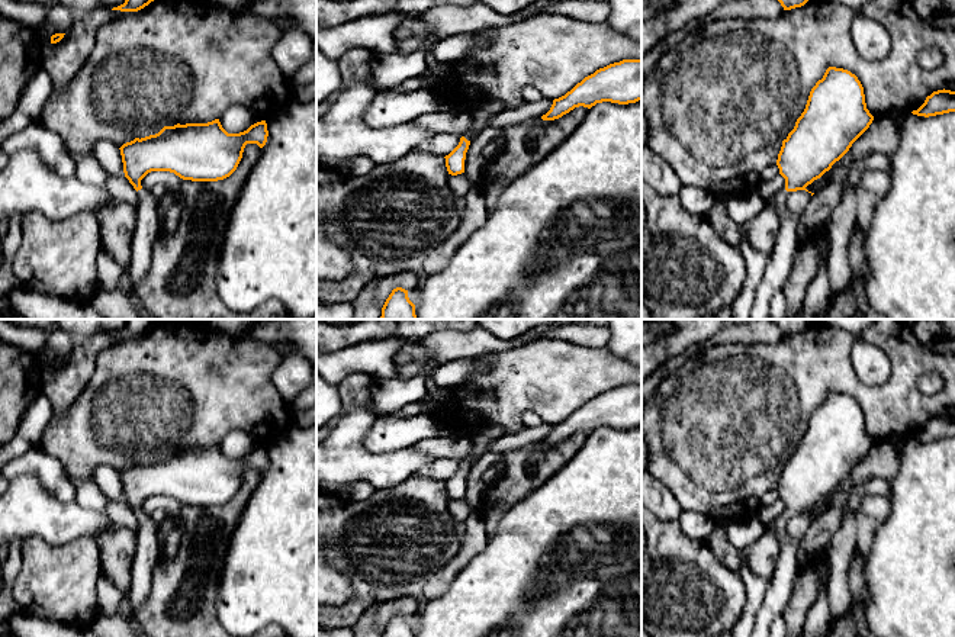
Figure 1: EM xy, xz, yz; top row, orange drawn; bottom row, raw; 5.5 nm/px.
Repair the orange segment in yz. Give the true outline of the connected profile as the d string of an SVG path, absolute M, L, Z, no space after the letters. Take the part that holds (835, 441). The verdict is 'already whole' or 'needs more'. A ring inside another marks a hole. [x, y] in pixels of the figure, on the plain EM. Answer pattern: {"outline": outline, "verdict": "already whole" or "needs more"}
{"outline": "M829 392L821 405L811 414L807 430L797 444L794 454L782 466L776 490L785 504L785 514L765 522L766 533L772 533L779 541L779 556L775 573L769 580L769 591L756 614L752 637L769 637L772 620L782 614L792 592L798 572L797 554L798 541L787 531L790 517L806 515L808 509L820 504L832 490L839 486L852 469L869 453L874 441L866 434L864 412L858 402L848 395Z", "verdict": "needs more"}

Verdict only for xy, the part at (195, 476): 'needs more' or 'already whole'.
needs more

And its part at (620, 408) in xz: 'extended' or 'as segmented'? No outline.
as segmented

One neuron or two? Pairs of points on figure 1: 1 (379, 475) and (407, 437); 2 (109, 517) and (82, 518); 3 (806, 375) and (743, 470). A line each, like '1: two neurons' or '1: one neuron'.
1: two neurons
2: one neuron
3: one neuron

